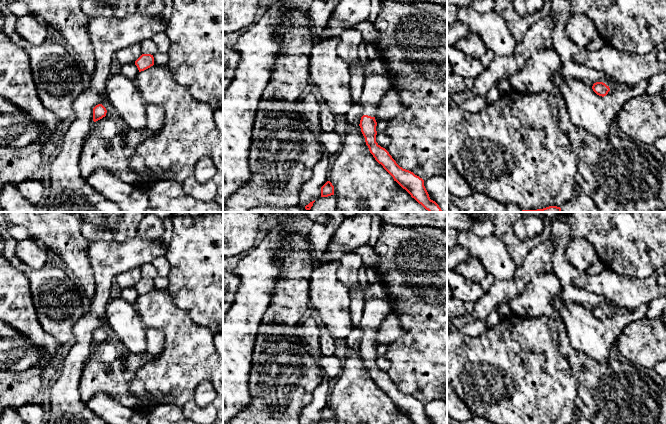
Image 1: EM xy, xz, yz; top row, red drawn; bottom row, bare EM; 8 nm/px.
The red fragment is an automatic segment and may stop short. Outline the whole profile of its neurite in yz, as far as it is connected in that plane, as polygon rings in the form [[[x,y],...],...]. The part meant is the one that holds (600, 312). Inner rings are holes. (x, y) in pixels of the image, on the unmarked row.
[[[603,306],[594,307],[592,310],[592,313],[597,319],[602,320],[602,321],[606,320],[608,316],[610,315],[609,310],[607,310]]]

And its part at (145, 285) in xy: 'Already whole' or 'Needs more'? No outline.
Already whole

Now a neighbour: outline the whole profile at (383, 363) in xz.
[[[381,356],[376,359],[376,366],[383,372],[387,372],[390,367],[390,360],[386,356]]]

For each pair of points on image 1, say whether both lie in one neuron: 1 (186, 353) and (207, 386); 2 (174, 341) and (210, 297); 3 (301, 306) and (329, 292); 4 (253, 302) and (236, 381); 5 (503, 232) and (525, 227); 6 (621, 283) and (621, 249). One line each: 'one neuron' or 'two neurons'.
1: two neurons
2: two neurons
3: two neurons
4: one neuron
5: two neurons
6: two neurons

